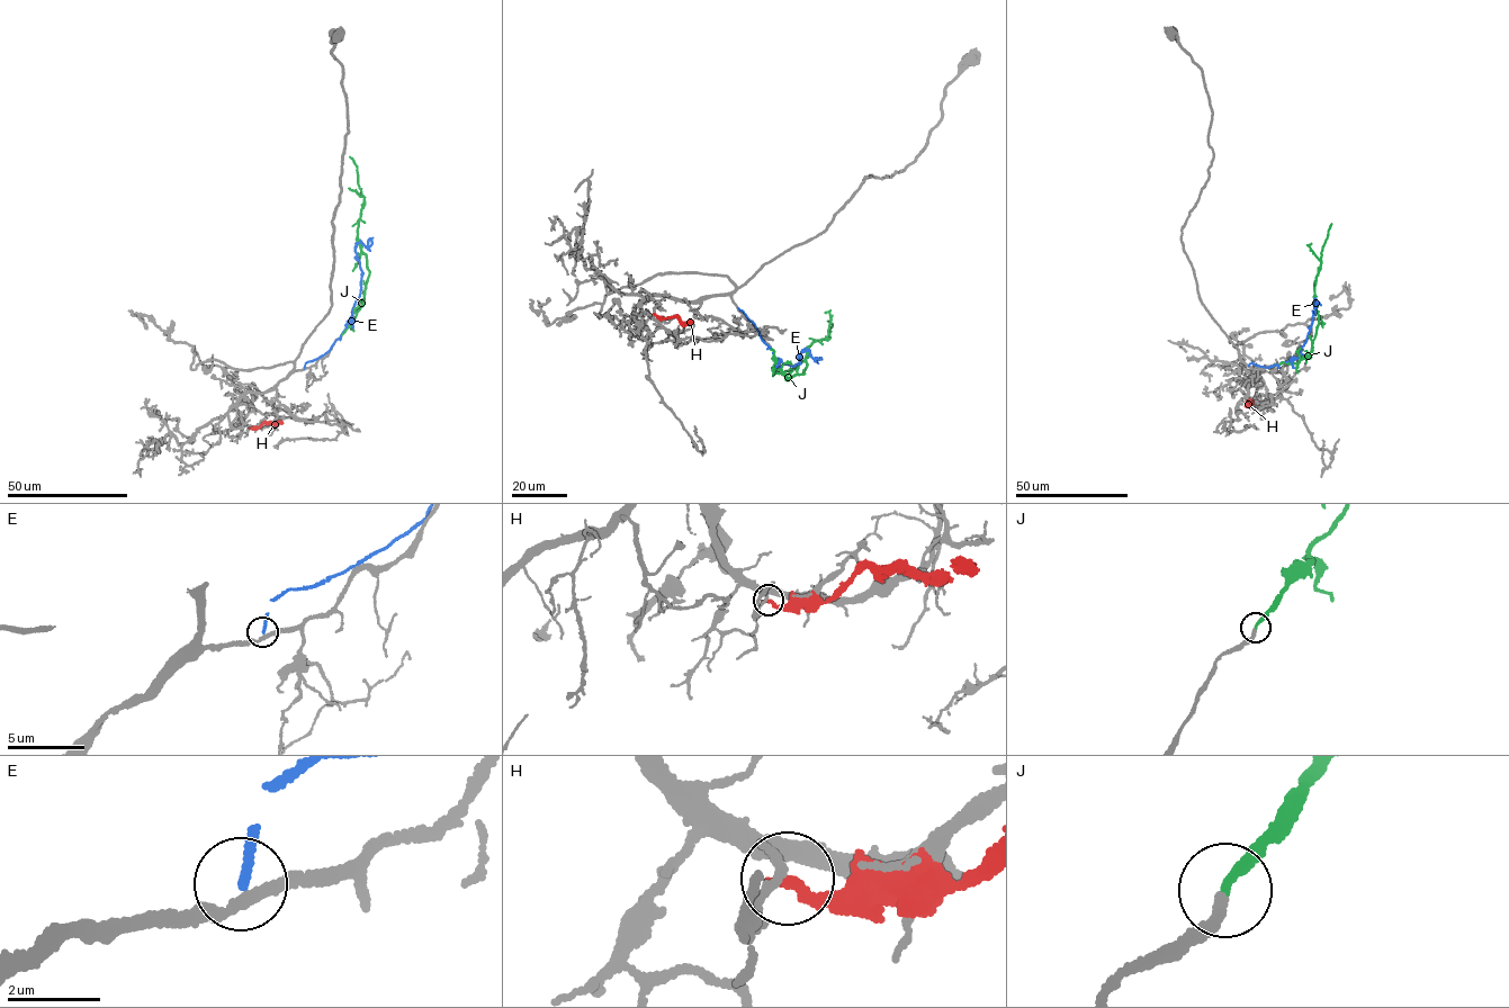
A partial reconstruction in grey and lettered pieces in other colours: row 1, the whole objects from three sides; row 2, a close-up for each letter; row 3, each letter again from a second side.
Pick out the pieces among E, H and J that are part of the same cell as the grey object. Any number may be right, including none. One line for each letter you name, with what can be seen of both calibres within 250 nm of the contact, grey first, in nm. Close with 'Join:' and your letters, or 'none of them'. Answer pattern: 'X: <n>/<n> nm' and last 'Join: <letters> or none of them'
J: 240/240 nm
Join: J

